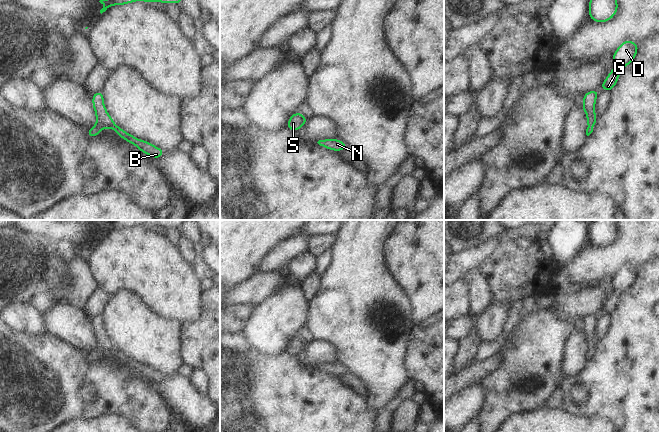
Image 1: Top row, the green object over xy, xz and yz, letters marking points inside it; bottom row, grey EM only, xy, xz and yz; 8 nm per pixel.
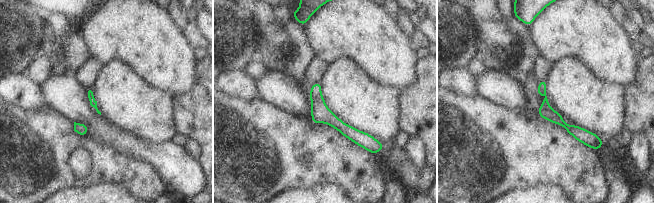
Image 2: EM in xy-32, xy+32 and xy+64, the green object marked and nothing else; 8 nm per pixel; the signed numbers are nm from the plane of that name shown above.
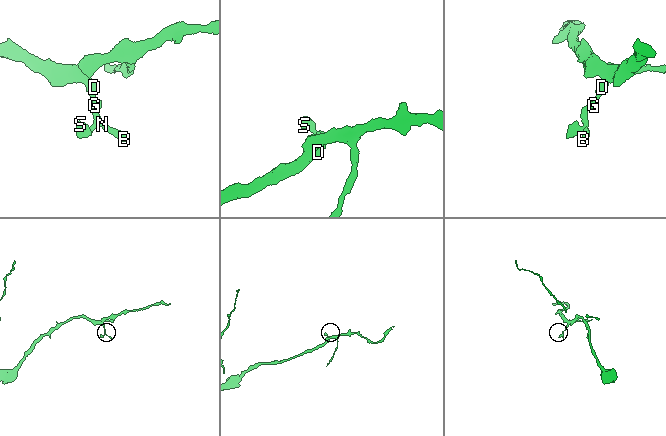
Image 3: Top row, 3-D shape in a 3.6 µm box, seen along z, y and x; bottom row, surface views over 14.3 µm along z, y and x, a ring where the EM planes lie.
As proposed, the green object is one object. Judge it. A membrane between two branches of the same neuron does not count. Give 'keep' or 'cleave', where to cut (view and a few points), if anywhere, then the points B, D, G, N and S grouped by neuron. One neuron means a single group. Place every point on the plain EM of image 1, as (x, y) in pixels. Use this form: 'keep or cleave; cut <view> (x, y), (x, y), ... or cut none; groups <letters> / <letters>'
keep; cut none; groups B D G N S

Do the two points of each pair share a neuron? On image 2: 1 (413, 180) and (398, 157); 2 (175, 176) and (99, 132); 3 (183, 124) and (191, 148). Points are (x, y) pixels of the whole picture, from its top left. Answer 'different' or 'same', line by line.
1: same
2: same
3: different

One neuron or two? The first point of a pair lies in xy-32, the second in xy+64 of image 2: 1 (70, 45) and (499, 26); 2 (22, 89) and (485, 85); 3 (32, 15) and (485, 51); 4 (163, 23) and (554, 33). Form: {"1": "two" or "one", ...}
{"1": "one", "2": "two", "3": "two", "4": "one"}

